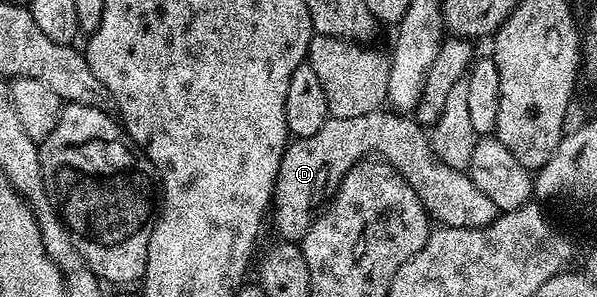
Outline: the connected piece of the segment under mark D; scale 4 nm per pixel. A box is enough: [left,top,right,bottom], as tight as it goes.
[273,108,501,244]

